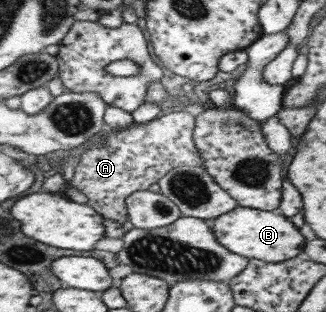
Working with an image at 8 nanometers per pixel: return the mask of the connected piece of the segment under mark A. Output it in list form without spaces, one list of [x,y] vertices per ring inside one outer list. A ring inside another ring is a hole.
[[[176,109],[151,122],[132,122],[125,129],[111,132],[103,136],[106,138],[103,144],[95,144],[79,156],[69,186],[83,192],[88,203],[105,218],[123,224],[129,220],[127,202],[134,192],[149,190],[177,166],[205,167],[205,159],[193,138],[196,124],[197,111],[190,113]]]

